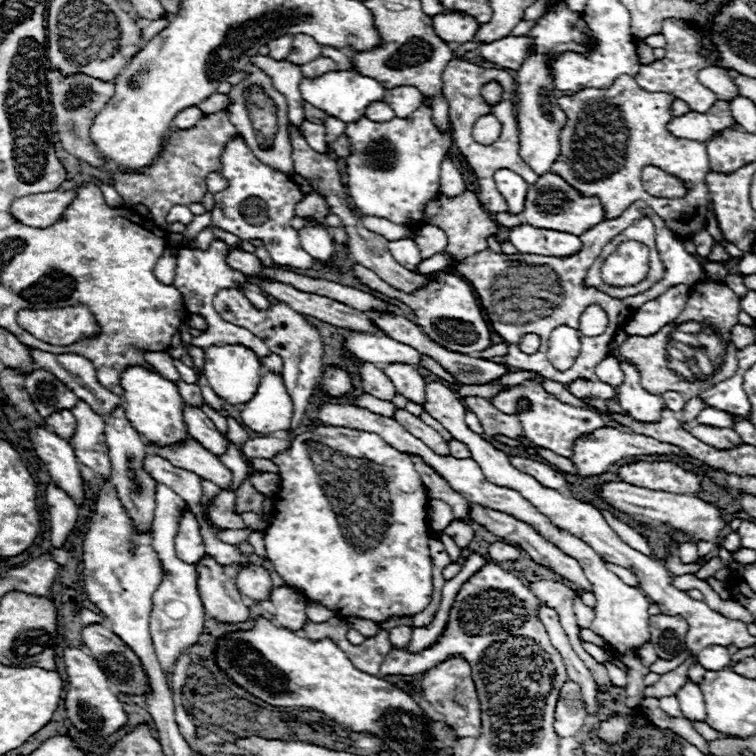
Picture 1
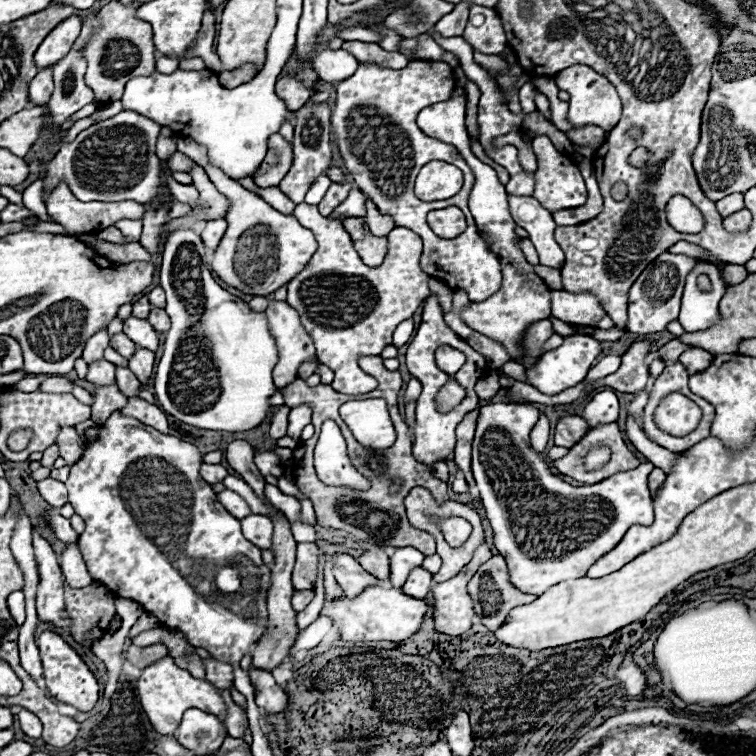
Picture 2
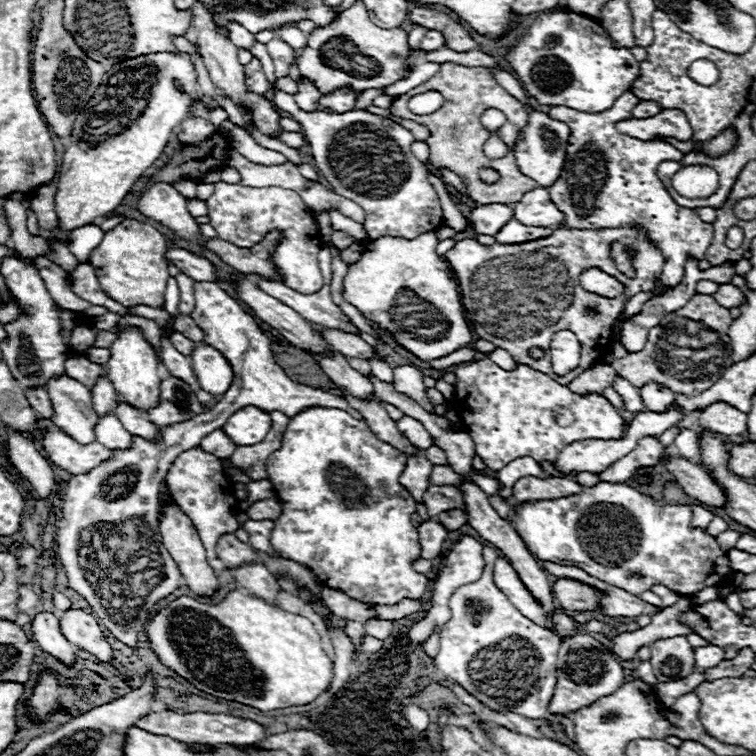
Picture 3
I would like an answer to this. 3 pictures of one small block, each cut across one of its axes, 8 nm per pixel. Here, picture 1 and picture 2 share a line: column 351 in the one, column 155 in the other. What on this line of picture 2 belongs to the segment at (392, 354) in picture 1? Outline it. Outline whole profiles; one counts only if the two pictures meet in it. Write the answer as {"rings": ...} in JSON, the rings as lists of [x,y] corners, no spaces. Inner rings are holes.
{"rings":[[[128,316],[124,320],[124,334],[140,348],[148,348],[148,350],[158,348],[158,332],[152,328],[152,324],[148,324],[148,320]]]}

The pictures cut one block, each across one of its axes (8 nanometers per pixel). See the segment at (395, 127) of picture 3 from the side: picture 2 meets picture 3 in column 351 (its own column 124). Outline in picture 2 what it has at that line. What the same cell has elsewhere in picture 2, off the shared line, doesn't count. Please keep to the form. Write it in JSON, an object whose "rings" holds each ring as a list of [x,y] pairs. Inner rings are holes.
{"rings":[[[122,110],[116,116],[82,130],[74,142],[64,144],[48,162],[44,198],[60,180],[64,180],[78,200],[134,200],[138,204],[150,204],[162,188],[160,158],[156,156],[160,128],[160,124],[148,120],[146,116]]]}

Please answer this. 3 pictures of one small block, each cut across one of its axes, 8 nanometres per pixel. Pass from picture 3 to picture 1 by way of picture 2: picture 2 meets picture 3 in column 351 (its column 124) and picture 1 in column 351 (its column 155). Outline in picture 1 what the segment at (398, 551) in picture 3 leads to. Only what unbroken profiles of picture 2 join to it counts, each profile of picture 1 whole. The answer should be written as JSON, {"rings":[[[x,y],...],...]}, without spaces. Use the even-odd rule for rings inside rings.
{"rings":[[[318,426],[292,438],[290,448],[286,452],[276,454],[272,462],[278,466],[280,488],[276,494],[278,498],[274,498],[274,510],[276,510],[274,522],[264,530],[264,546],[266,546],[268,560],[272,562],[274,570],[284,578],[286,584],[296,586],[298,590],[302,590],[302,594],[306,594],[308,598],[316,602],[322,602],[324,606],[328,606],[340,616],[362,616],[374,622],[380,622],[388,616],[414,616],[428,606],[430,594],[432,594],[432,560],[428,554],[430,526],[426,522],[428,494],[410,456],[392,448],[380,436],[374,436],[372,432],[350,430],[350,428],[340,428],[340,426]]]}

